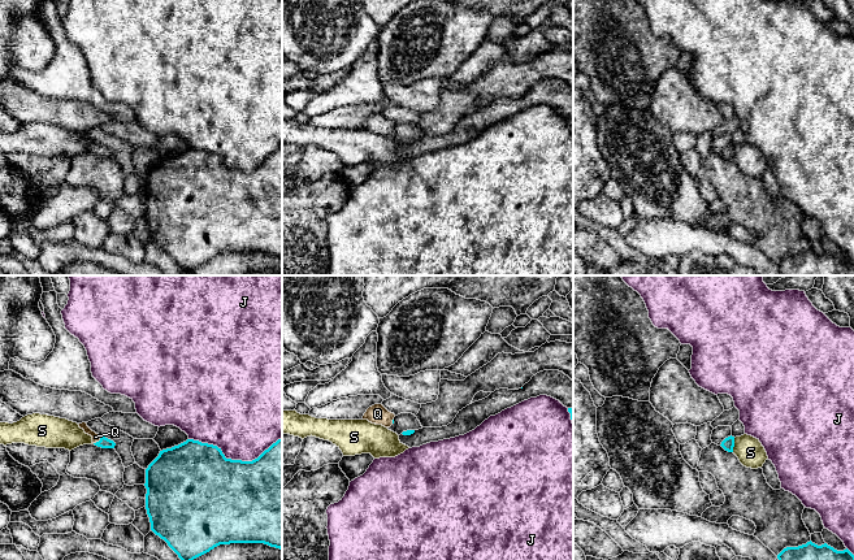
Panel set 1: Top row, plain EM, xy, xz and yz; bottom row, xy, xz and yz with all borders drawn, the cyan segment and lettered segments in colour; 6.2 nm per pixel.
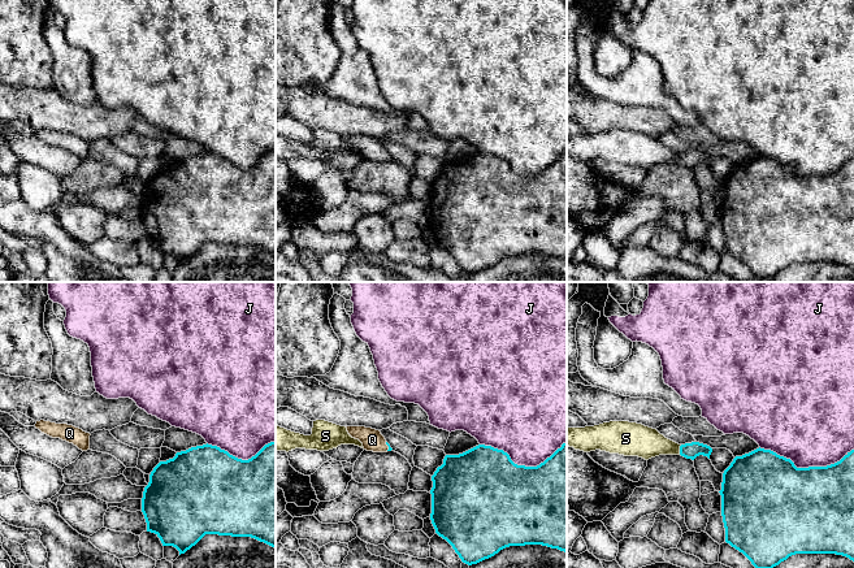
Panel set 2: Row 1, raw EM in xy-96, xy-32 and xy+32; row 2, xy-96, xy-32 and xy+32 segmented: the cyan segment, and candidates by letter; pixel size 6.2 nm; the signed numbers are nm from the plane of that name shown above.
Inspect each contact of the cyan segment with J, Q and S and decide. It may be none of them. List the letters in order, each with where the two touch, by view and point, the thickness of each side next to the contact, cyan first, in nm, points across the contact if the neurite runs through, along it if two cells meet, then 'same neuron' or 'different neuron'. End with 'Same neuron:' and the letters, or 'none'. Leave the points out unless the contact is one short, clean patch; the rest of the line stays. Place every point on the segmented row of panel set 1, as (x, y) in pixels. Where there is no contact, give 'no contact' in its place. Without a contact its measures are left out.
J: xy (234, 460) | 500/440 nm | different neuron
Q: xy (99, 441) | 70/50 nm | same neuron
S: yz (733, 445) | 80/170 nm | different neuron
Same neuron: Q

